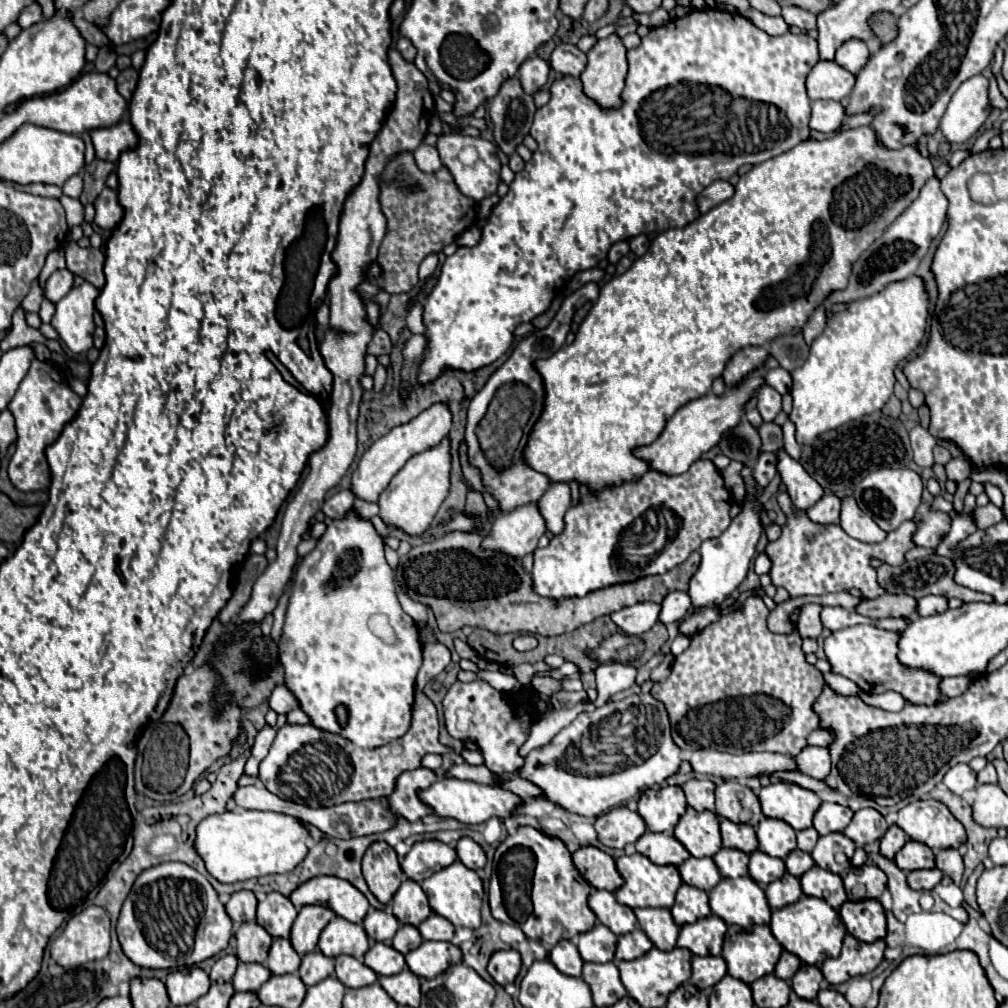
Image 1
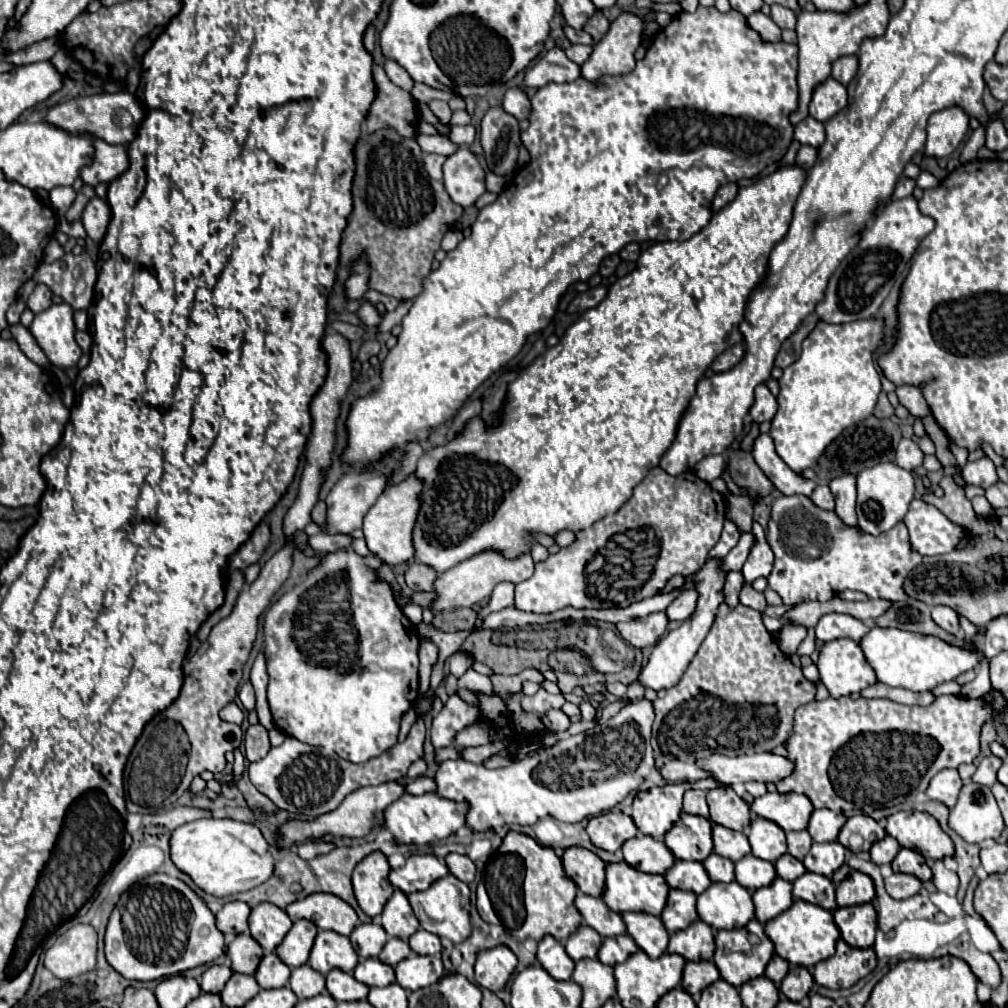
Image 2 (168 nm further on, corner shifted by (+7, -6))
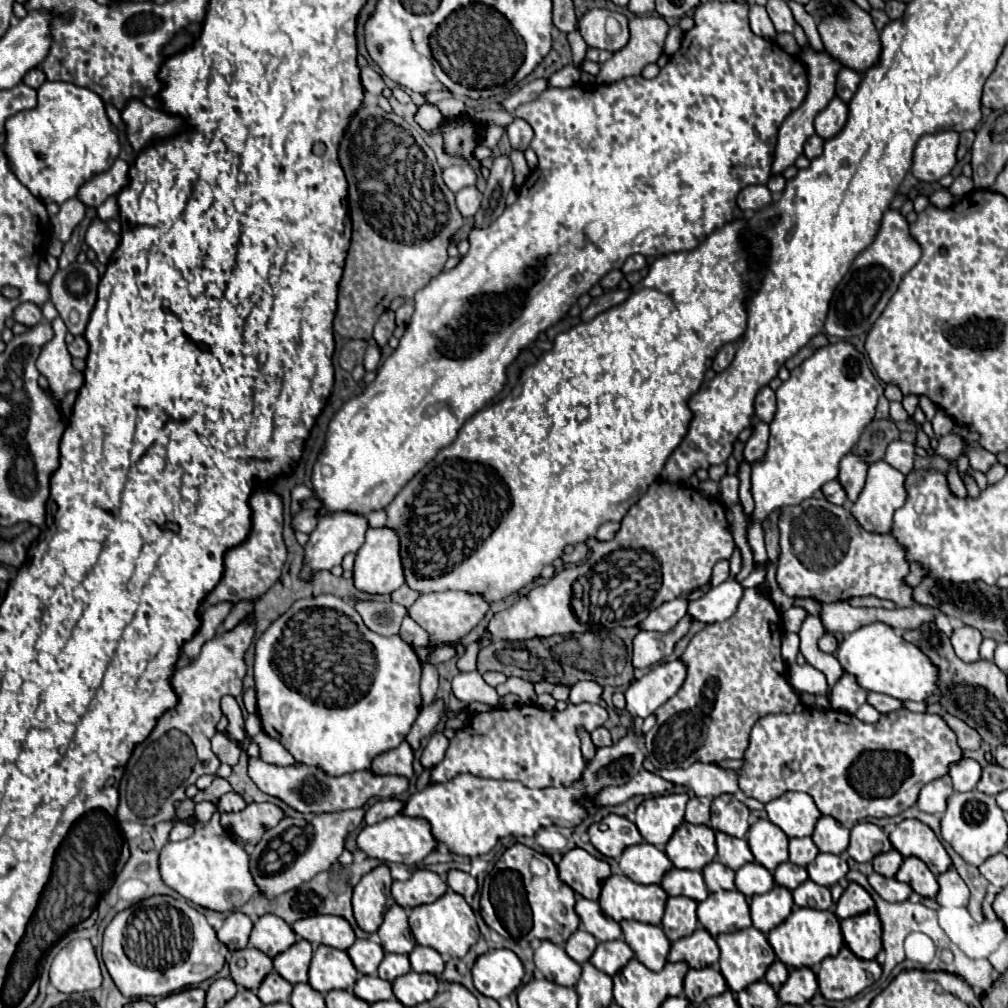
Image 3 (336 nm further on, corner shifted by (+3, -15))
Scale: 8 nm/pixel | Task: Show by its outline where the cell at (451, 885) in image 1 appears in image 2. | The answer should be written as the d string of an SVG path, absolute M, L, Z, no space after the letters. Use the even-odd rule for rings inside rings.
M448 874L440 880L436 880L428 890L414 892L408 896L416 918L420 920L420 926L432 934L438 934L440 938L450 938L452 942L462 942L470 936L470 888L458 880L454 874Z

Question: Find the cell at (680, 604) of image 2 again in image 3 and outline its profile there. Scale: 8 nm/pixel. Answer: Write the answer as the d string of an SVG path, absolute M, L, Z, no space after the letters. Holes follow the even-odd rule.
M728 579L722 585L710 589L704 597L692 601L688 605L688 613L696 621L704 621L704 623L726 621L730 615L734 615L742 599L742 593L744 587L736 579Z

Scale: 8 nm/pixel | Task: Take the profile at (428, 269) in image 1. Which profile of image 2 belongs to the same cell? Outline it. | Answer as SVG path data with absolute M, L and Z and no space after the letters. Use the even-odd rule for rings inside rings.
M404 300L394 312L386 312L384 314L384 318L382 318L382 322L380 322L380 332L390 332L396 324L400 324L402 322L402 318L404 318L404 314L410 310L410 306L412 306L412 300Z

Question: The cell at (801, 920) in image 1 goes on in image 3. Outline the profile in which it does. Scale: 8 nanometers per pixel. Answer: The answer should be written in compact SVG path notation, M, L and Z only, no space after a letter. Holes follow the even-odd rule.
M796 907L780 927L774 927L768 933L768 941L774 947L776 957L786 963L786 967L814 967L822 959L832 957L840 951L844 939L840 935L840 919L832 911L818 911L808 907Z

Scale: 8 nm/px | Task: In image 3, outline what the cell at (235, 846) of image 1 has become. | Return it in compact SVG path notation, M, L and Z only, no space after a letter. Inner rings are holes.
M216 811L208 823L198 823L198 831L194 831L192 837L178 843L166 843L158 863L162 881L184 899L204 909L232 911L250 901L258 893L258 887L248 869L246 849L228 839L220 825L221 814Z

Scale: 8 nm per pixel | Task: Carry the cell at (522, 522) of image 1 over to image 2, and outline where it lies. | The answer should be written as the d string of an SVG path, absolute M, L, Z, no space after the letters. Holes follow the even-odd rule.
M484 550L484 554L476 554L476 558L466 558L464 562L456 564L452 570L446 570L436 580L436 594L438 600L432 602L436 610L452 610L452 608L470 608L478 604L482 598L488 598L492 588L498 582L522 582L534 574L534 560L530 554L520 554L520 558L508 560L504 554L496 554L496 550Z

